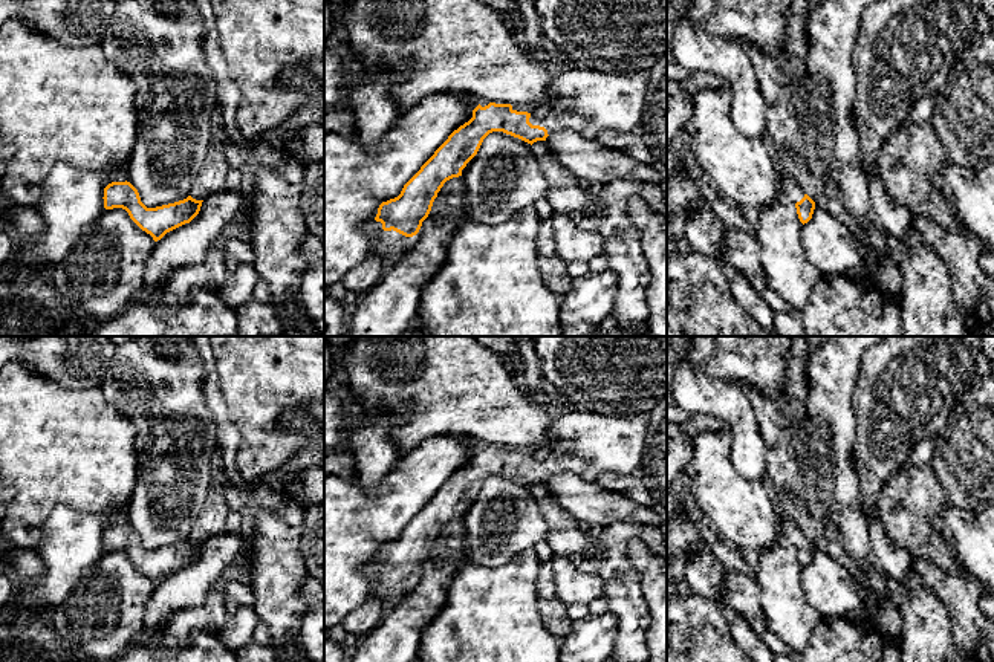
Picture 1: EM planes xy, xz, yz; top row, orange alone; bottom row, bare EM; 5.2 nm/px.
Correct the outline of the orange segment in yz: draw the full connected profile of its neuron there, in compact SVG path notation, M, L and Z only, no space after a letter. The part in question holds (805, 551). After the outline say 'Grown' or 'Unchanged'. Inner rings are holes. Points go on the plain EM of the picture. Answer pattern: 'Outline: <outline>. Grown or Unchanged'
Outline: M781 515L780 532L781 538L795 547L800 564L807 566L812 561L815 544L804 535L800 523L792 517Z. Grown

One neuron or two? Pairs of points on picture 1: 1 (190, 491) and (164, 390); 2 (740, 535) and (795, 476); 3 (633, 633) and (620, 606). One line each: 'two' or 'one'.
1: one
2: two
3: one

